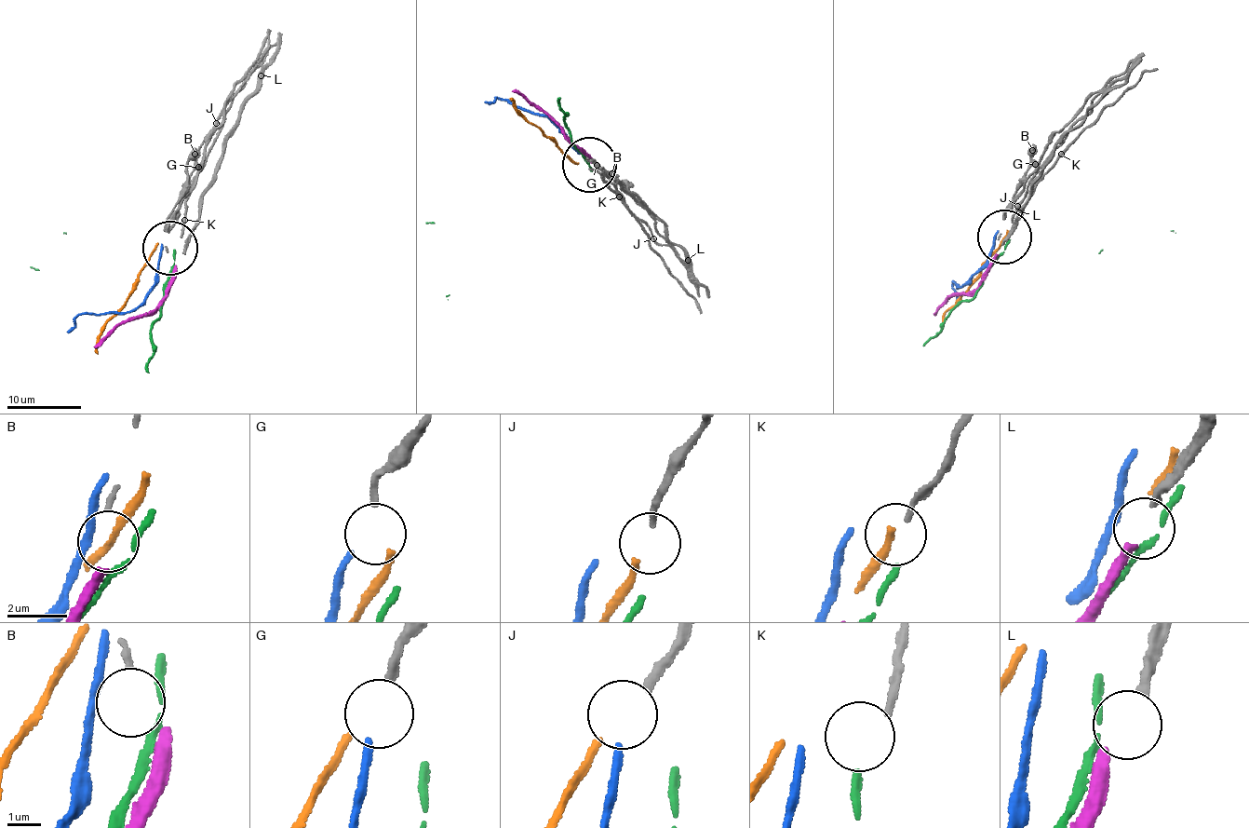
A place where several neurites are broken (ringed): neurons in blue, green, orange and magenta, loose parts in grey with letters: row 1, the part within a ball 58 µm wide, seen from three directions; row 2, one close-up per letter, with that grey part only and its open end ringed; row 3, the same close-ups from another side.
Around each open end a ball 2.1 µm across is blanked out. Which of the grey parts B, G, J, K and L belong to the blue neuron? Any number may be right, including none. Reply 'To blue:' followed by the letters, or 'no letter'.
To blue: G

